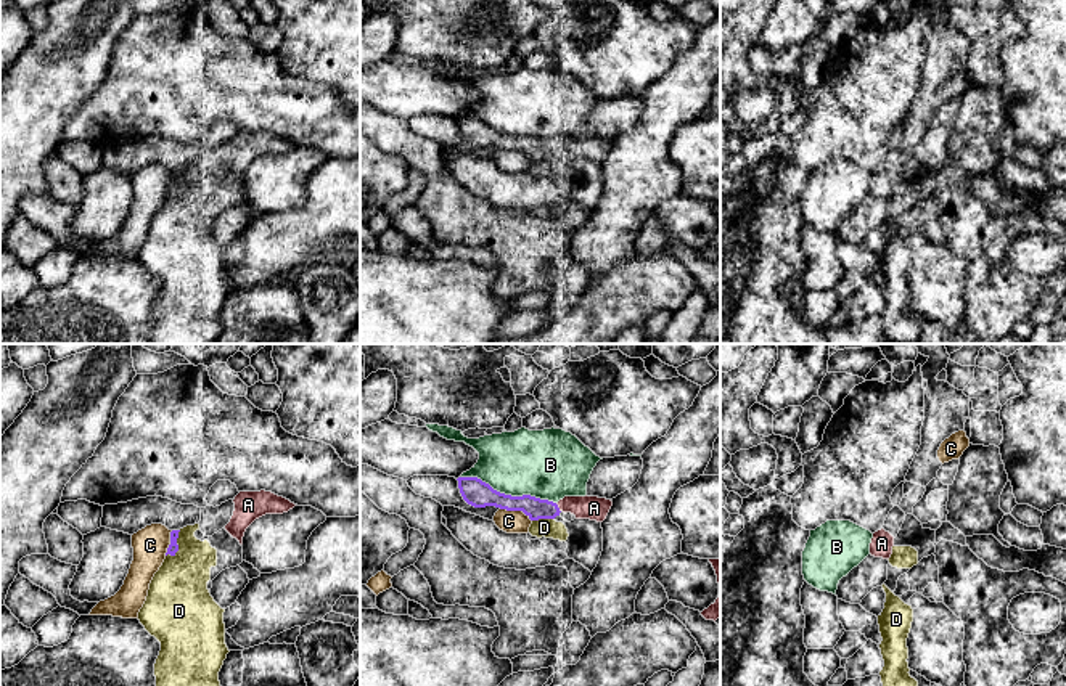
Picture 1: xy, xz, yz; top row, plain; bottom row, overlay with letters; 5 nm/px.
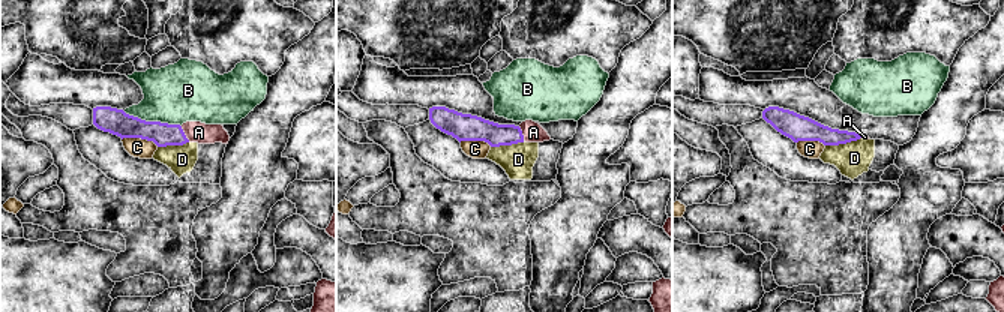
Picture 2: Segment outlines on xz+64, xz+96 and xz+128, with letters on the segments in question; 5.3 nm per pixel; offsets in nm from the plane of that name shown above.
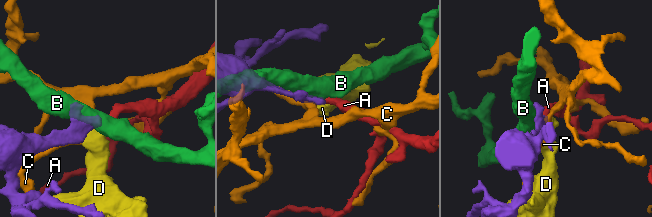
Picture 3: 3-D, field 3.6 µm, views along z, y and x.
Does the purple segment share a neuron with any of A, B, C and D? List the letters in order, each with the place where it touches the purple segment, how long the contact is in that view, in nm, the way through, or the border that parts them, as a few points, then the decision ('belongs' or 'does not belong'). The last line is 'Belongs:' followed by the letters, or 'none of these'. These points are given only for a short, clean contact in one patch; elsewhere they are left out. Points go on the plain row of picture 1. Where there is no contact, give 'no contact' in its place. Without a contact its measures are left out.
A: contact xz (558, 148); length 50 nm; belongs
B: contact xz (508, 135); length 500 nm; does not belong
C: contact xz (516, 150); length 170 nm; does not belong
D: contact xy (177, 187); length 150 nm; does not belong
Belongs: A

